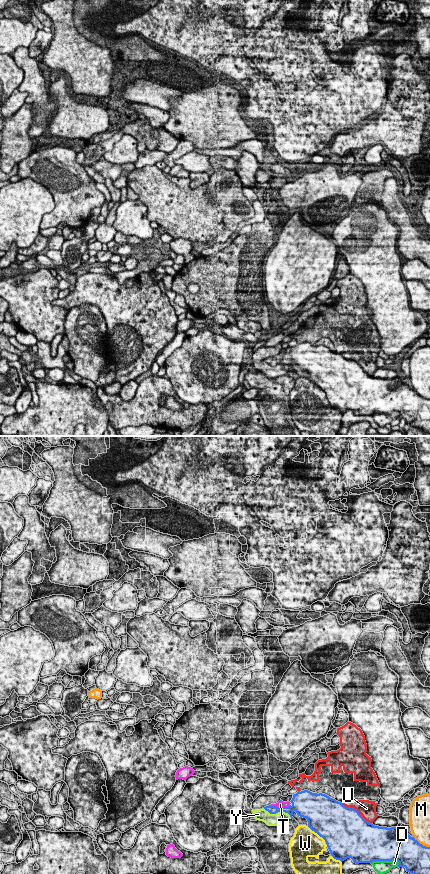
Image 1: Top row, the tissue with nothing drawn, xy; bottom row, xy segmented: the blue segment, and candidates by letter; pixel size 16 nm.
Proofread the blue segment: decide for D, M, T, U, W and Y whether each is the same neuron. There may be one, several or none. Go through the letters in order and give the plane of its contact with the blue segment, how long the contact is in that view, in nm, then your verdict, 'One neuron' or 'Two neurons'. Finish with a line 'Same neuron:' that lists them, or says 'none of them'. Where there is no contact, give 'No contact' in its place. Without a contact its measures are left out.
D: Touches blue in xy. Shared border 460 nm. Two neurons
M: Touches blue in xy. Shared border 320 nm. Two neurons
T: Touches blue in xy. Shared border 360 nm. One neuron
U: Touches blue in xy. Shared border 600 nm. Two neurons
W: Touches blue in xy. Shared border 400 nm. Two neurons
Y: Touches blue in xy. Shared border 500 nm. Two neurons
Same neuron: T

